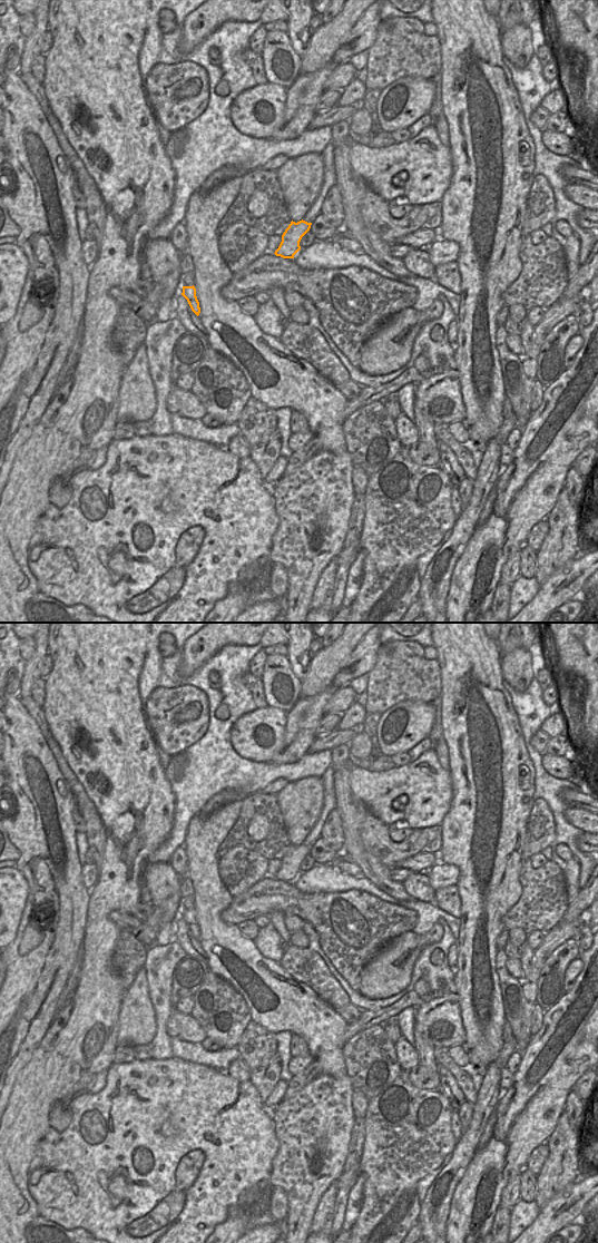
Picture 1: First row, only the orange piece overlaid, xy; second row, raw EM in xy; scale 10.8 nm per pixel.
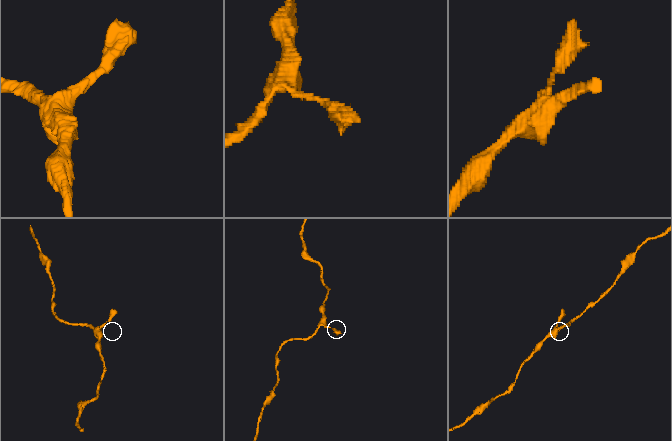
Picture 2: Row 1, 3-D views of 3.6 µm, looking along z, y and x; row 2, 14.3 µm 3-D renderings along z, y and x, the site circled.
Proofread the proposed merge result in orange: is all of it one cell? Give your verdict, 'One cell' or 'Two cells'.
One cell

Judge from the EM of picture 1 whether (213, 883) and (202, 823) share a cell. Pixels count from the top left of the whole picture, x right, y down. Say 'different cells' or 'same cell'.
same cell

